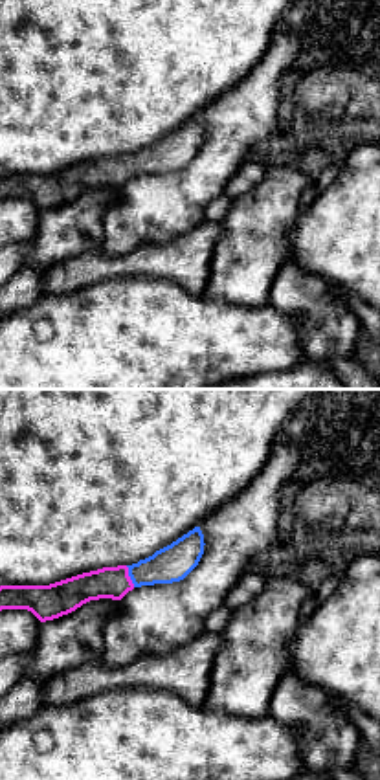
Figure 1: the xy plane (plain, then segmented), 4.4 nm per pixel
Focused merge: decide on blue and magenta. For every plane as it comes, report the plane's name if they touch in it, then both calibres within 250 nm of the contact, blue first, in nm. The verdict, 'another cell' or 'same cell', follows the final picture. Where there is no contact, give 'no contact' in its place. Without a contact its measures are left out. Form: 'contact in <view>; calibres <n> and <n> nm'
contact in xy; calibres 160 and 140 nm

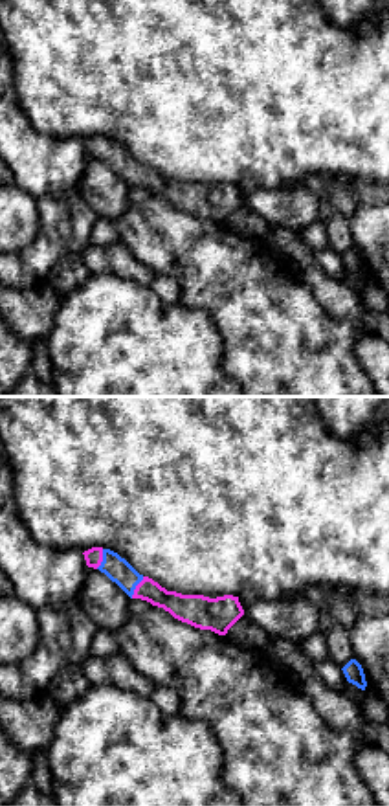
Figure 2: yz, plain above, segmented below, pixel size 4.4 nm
contact in yz; calibres 110 and 130 nm

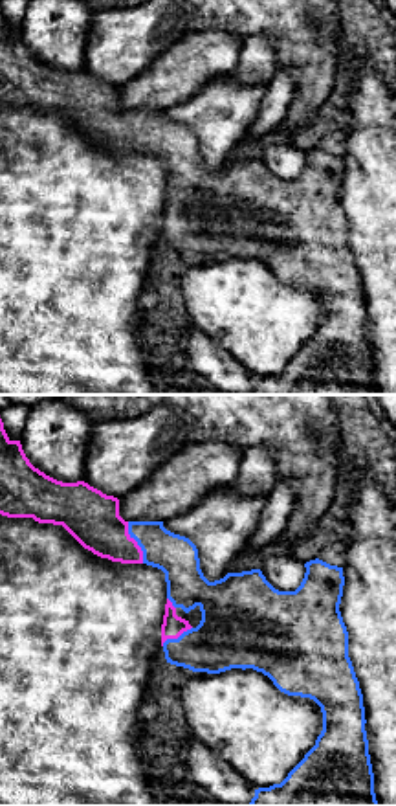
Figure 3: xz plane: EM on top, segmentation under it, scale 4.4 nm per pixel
contact in xz; calibres 180 and 240 nm

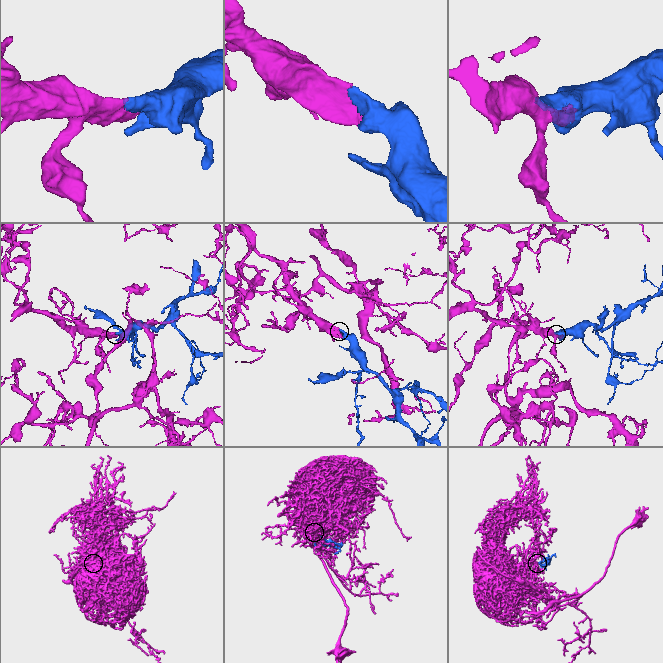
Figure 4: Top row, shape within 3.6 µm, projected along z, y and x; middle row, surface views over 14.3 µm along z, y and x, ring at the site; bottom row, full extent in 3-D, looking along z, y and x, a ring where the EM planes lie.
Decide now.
same cell

